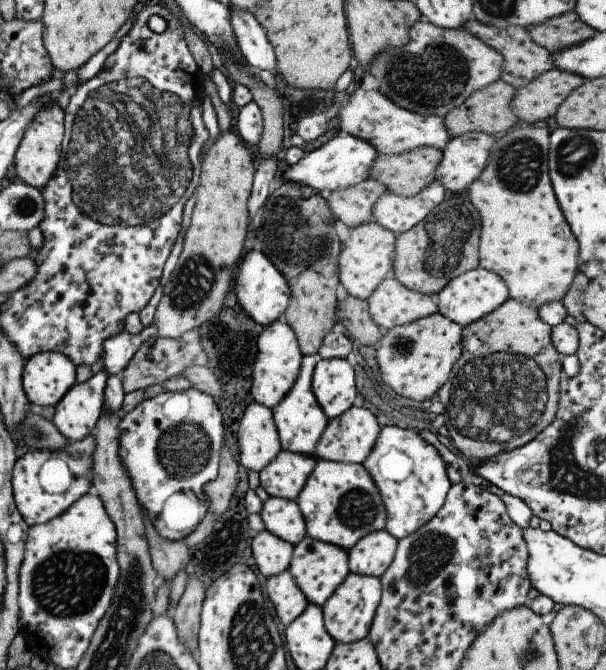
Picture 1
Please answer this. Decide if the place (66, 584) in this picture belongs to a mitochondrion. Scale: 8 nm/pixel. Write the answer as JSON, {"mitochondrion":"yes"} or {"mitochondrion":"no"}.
{"mitochondrion":"yes"}

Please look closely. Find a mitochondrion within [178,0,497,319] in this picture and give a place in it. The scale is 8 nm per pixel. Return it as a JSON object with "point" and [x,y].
{"point":[435,75]}

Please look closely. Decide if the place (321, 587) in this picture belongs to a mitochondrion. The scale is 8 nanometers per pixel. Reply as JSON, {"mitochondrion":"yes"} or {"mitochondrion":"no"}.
{"mitochondrion":"no"}

